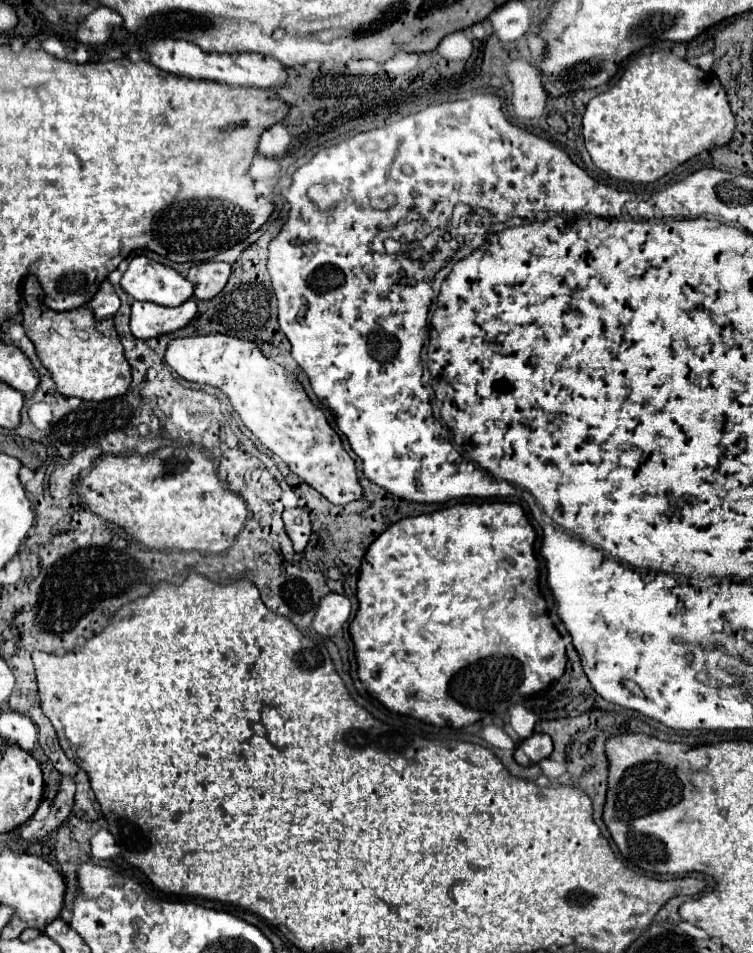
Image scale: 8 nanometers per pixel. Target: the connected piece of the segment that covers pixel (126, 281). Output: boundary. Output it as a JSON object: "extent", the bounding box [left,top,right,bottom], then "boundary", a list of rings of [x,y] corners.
{"extent":[120,256,194,306],"boundary":[[[134,256],[124,272],[120,286],[134,298],[160,306],[180,306],[192,298],[194,284],[176,270],[146,256]]]}

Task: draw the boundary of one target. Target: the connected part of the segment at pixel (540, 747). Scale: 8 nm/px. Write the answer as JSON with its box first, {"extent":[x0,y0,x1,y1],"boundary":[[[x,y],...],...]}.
{"extent":[514,734,554,766],"boundary":[[[532,734],[516,748],[514,760],[520,766],[532,766],[532,764],[538,764],[540,760],[548,758],[552,754],[552,750],[554,750],[554,744],[548,734]]]}

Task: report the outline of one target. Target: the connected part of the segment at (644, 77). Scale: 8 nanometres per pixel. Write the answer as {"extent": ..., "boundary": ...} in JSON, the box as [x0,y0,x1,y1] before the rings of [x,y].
{"extent":[582,50,736,184],"boundary":[[[654,50],[652,54],[636,56],[626,66],[618,84],[588,102],[582,124],[586,150],[594,166],[612,178],[642,184],[656,182],[702,150],[714,150],[728,144],[736,132],[736,118],[718,78],[674,56],[670,50]]]}

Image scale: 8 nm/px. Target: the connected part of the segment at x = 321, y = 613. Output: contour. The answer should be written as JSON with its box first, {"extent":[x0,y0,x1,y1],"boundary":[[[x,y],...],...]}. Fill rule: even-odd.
{"extent":[312,592,352,638],"boundary":[[[330,592],[328,596],[324,596],[320,600],[320,606],[318,606],[316,616],[312,620],[312,628],[322,636],[332,638],[338,632],[342,632],[344,624],[350,618],[350,612],[352,612],[350,600],[342,594]]]}

